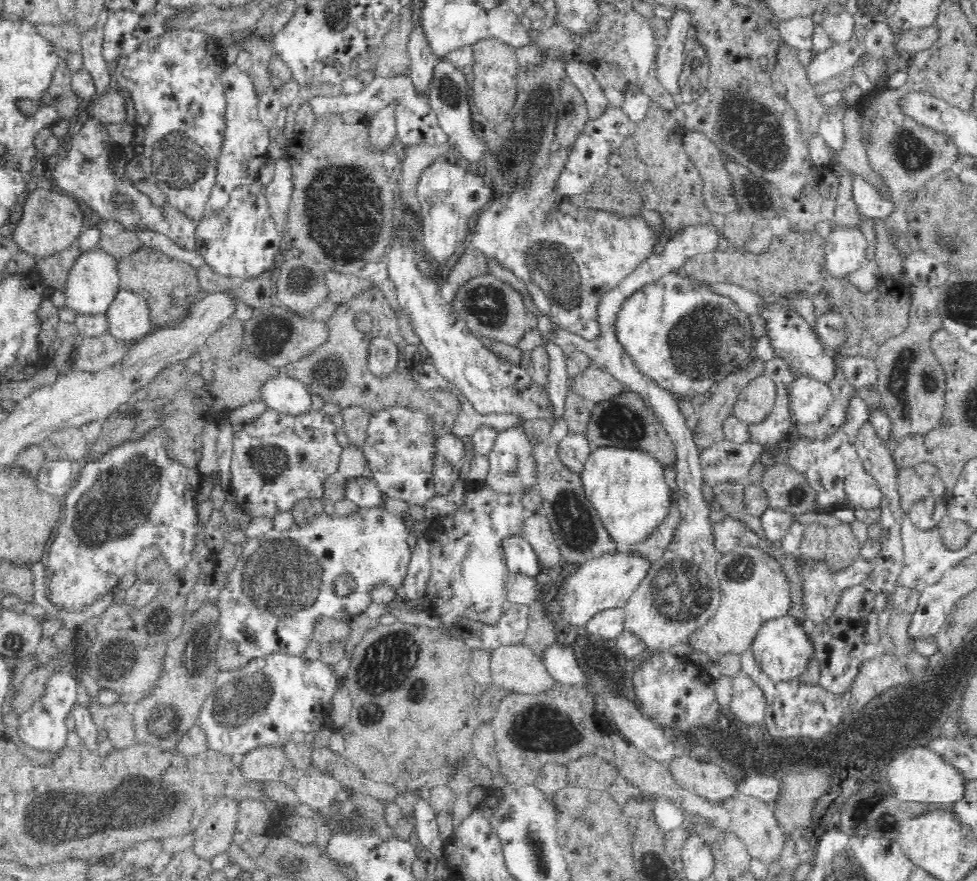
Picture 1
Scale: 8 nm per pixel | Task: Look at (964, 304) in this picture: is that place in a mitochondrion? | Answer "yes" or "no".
yes

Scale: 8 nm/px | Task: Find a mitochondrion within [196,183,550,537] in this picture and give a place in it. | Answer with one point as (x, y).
(272, 462)

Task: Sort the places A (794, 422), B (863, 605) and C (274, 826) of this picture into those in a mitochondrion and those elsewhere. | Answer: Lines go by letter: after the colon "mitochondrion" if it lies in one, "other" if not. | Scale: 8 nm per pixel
A: other
B: other
C: other

